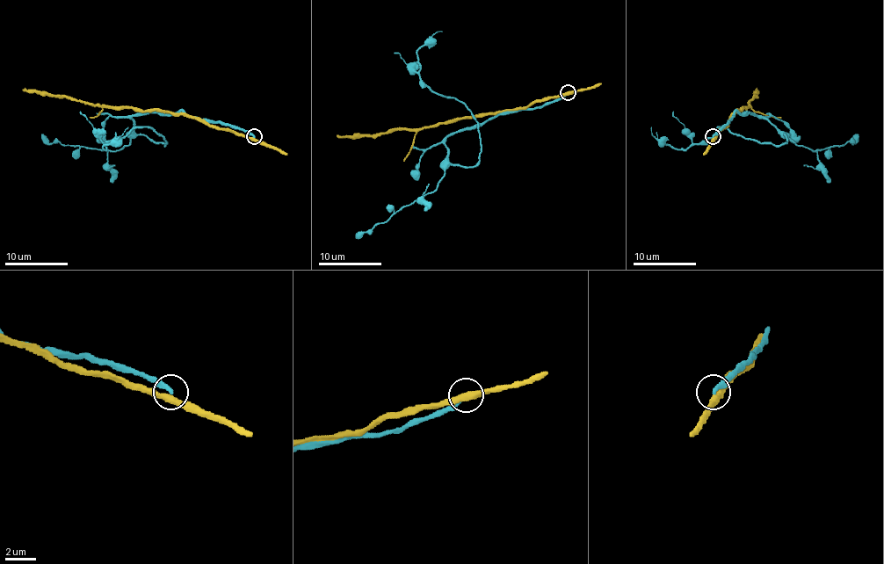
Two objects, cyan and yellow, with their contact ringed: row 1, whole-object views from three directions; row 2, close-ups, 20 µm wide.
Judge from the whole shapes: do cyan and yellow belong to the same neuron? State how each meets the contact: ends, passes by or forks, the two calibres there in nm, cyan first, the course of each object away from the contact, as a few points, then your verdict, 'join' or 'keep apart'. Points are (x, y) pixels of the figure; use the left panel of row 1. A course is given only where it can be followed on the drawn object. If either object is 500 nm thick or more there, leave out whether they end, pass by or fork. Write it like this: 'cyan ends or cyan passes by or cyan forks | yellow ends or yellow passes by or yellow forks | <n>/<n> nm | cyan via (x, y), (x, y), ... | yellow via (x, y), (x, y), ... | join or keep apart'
cyan ends | yellow passes by | 280/400 nm | cyan via (254, 137), (182, 112), (140, 113), (133, 131), (164, 145), (148, 127), (133, 127), (103, 148), (128, 127) | yellow via (252, 137), (218, 129), (182, 115), (84, 104), (67, 97), (27, 93), (23, 90) | keep apart

